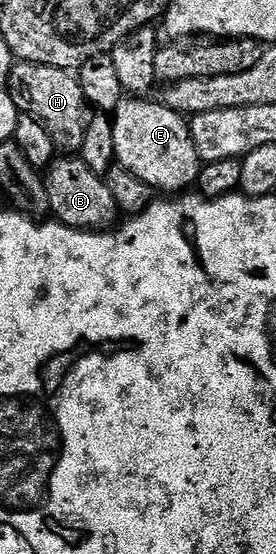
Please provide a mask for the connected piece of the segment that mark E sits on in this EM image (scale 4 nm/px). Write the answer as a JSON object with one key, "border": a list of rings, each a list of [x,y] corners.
{"border":[[[124,96],[113,113],[113,146],[116,163],[133,172],[137,180],[145,180],[145,184],[149,184],[152,191],[166,192],[171,196],[190,191],[198,183],[199,171],[205,164],[199,159],[197,144],[193,144],[188,119],[173,108],[163,105],[162,101],[147,101],[151,100],[144,100],[139,96]]]}

